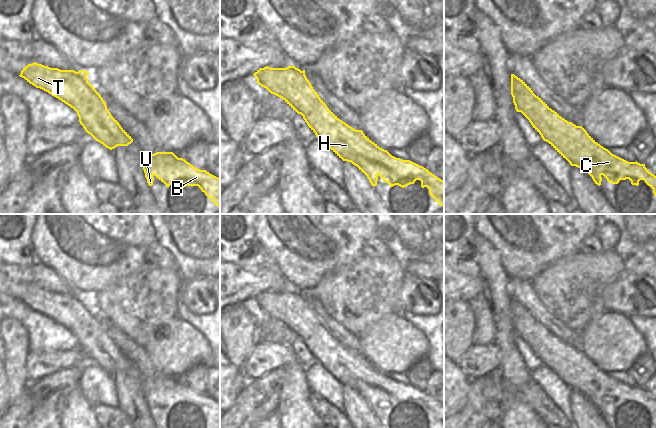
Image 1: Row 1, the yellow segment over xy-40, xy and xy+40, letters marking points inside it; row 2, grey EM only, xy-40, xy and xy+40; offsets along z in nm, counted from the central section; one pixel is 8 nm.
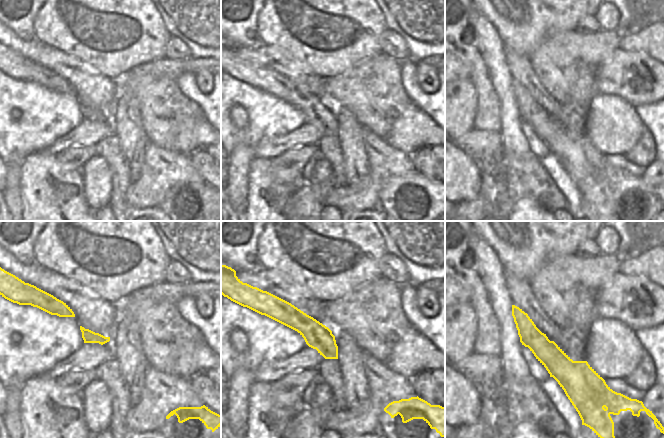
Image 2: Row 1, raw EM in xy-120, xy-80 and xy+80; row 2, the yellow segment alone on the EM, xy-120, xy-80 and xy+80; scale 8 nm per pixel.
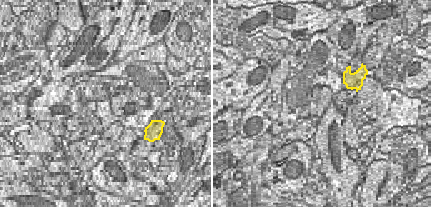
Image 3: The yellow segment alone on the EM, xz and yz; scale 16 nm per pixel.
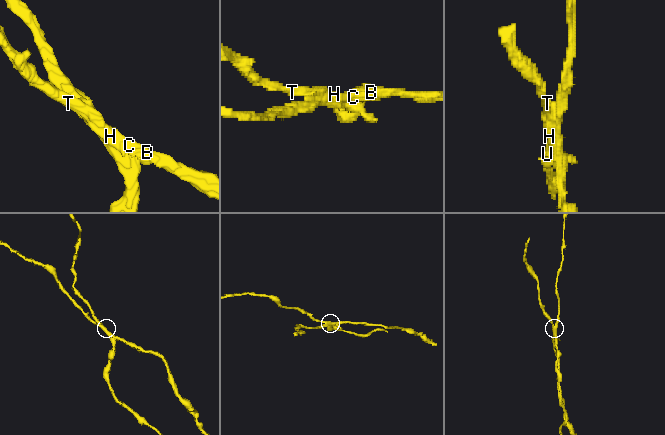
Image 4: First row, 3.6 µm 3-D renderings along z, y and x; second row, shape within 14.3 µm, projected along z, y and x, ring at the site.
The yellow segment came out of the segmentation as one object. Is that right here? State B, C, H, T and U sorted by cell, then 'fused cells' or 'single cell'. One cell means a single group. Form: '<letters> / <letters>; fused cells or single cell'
B C H T / U; fused cells

